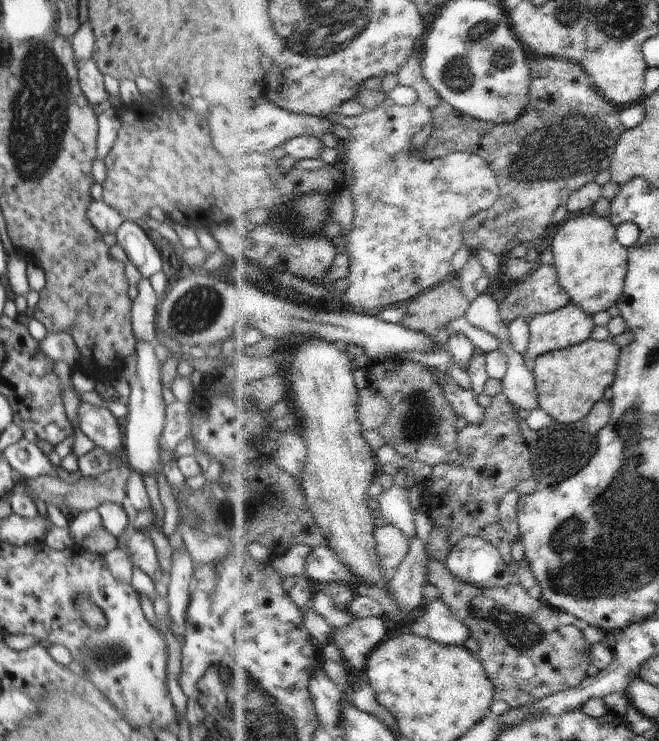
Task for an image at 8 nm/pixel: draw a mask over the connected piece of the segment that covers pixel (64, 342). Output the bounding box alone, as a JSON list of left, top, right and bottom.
[38,332,82,370]

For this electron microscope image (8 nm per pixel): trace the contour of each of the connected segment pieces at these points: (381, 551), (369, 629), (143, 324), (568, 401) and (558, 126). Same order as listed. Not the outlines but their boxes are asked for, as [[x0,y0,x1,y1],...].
[[376,524,411,572],[334,617,388,671],[130,277,160,344],[534,338,624,423],[422,56,629,258]]

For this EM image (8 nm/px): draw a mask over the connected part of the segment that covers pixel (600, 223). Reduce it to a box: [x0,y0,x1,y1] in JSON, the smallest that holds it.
[553,214,630,316]

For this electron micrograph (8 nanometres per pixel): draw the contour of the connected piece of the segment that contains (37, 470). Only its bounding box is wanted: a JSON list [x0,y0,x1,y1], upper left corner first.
[2,438,57,479]

